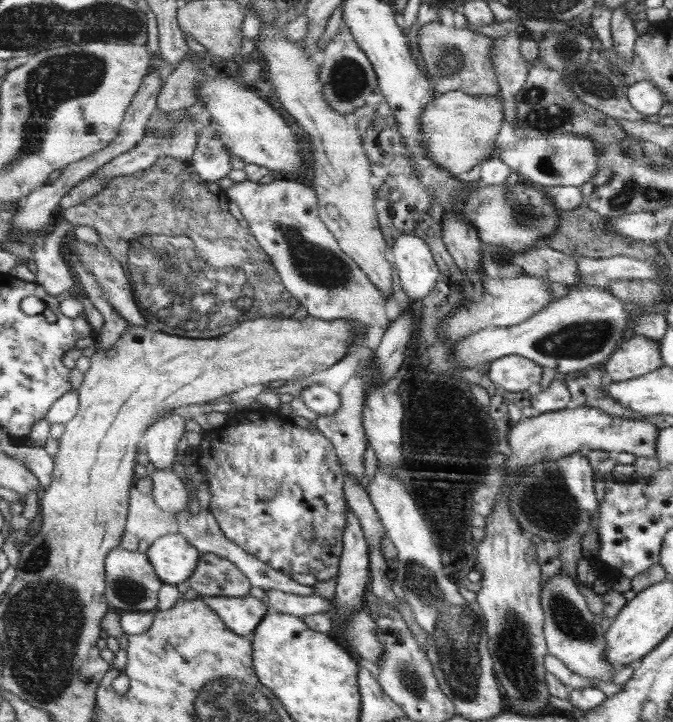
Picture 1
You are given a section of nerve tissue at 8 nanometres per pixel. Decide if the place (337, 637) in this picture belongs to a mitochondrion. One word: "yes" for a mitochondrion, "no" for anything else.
no

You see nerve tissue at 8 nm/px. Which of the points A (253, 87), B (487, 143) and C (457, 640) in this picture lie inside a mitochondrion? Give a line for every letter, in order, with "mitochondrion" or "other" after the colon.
A: other
B: other
C: mitochondrion

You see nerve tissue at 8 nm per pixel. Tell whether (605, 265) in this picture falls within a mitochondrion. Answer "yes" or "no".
no

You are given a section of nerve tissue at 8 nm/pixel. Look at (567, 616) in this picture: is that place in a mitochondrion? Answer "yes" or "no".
yes

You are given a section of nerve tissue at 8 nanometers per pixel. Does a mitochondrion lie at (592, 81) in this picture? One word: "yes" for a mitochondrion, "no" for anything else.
yes

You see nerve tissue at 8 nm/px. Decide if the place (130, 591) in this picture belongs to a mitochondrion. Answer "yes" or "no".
yes

